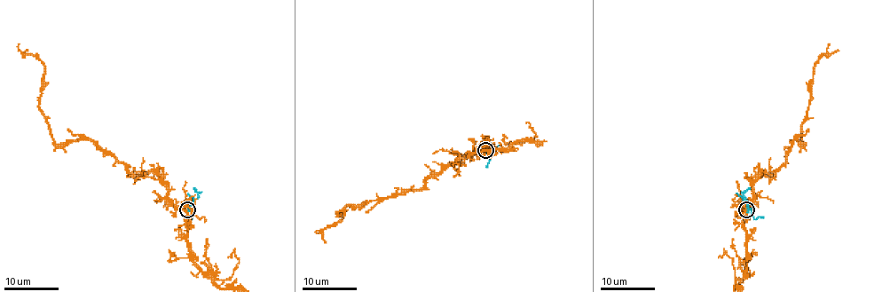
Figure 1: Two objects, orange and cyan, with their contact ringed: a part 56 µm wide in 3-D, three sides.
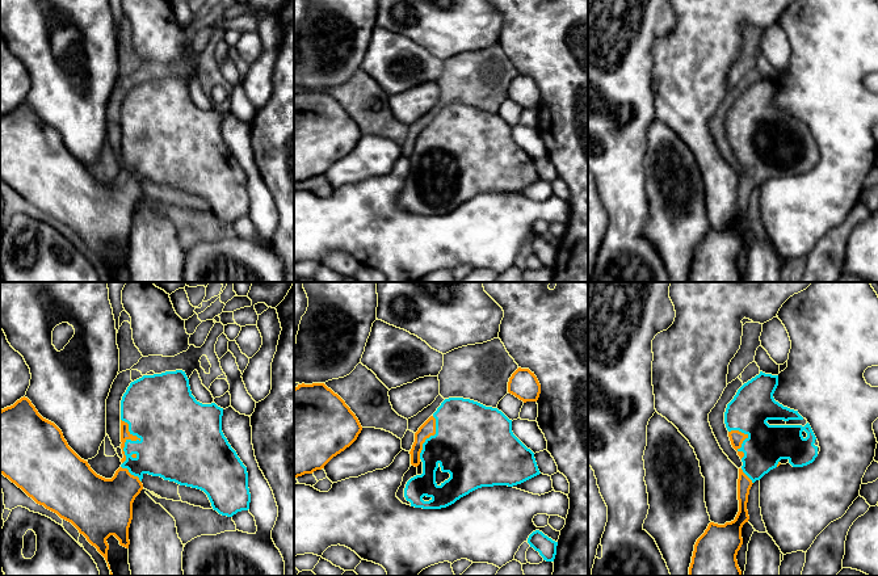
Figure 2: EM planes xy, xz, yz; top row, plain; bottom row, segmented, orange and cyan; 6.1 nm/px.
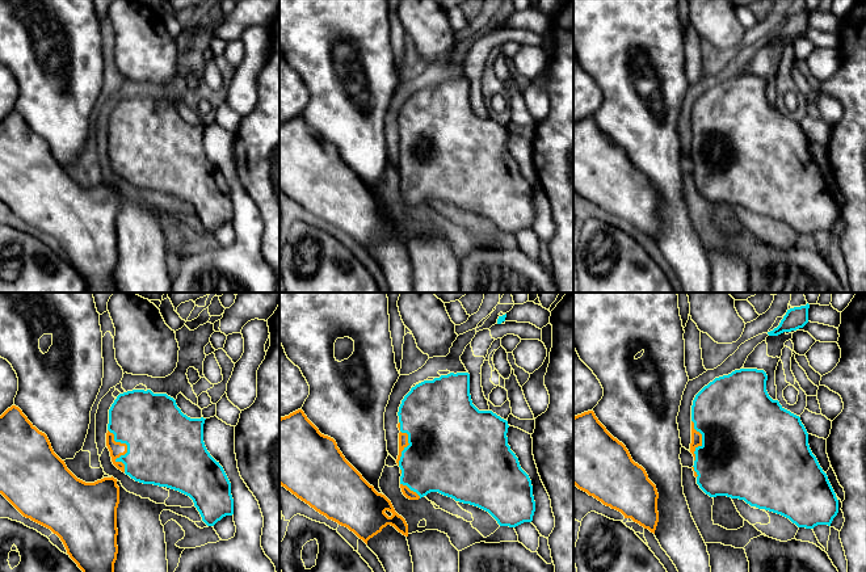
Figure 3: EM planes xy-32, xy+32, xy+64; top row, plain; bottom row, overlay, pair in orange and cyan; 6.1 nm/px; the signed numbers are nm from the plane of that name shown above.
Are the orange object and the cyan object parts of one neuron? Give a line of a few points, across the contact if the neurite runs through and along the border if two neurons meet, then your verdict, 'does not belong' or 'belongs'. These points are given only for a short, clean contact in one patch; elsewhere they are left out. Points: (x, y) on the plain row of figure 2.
belongs

